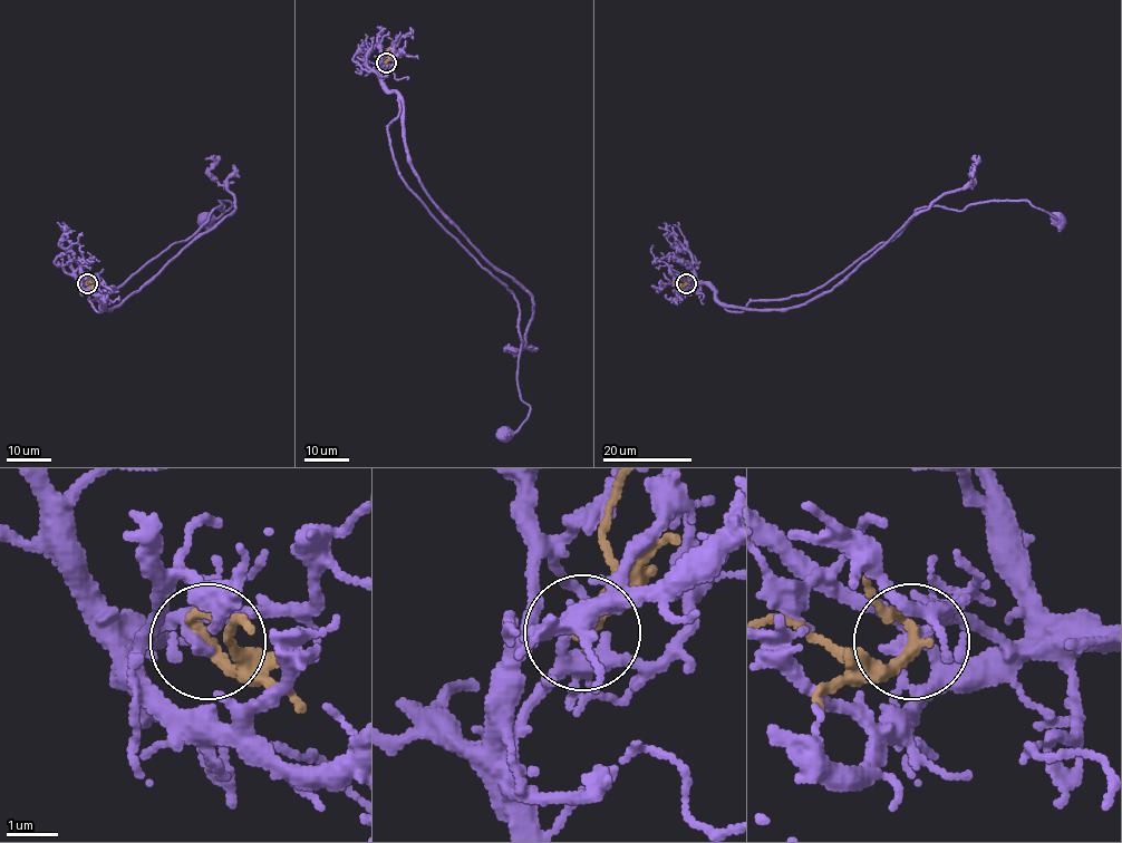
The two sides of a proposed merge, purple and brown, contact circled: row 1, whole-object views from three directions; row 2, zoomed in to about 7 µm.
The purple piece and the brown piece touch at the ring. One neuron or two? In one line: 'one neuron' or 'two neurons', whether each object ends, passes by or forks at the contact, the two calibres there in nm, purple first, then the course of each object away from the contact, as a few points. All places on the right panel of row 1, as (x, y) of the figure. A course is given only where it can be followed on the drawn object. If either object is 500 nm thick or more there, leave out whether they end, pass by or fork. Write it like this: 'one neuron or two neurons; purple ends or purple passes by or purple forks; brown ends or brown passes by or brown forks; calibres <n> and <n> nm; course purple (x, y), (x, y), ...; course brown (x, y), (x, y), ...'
two neurons; purple ends; brown passes by; calibres 240 and 220 nm; course purple (686, 283), (704, 283), (742, 311), (822, 287), (928, 206), (1027, 201), (1058, 219); course brown (686, 283), (671, 282)

